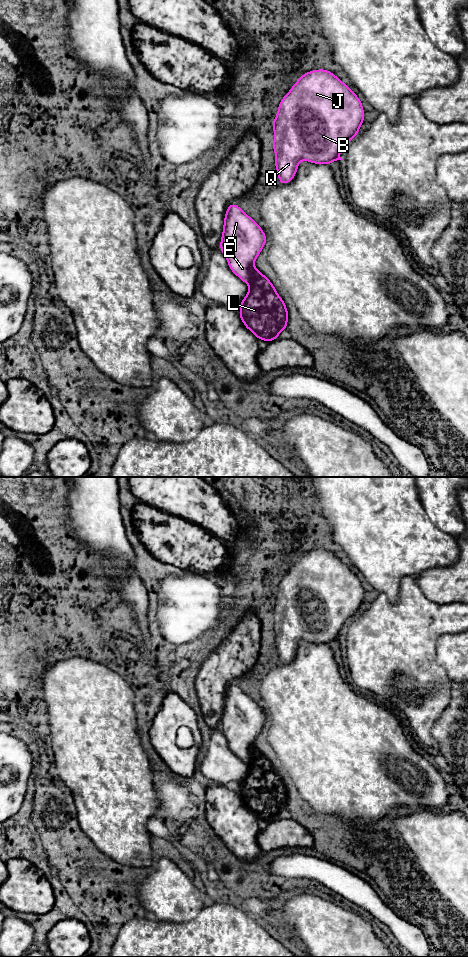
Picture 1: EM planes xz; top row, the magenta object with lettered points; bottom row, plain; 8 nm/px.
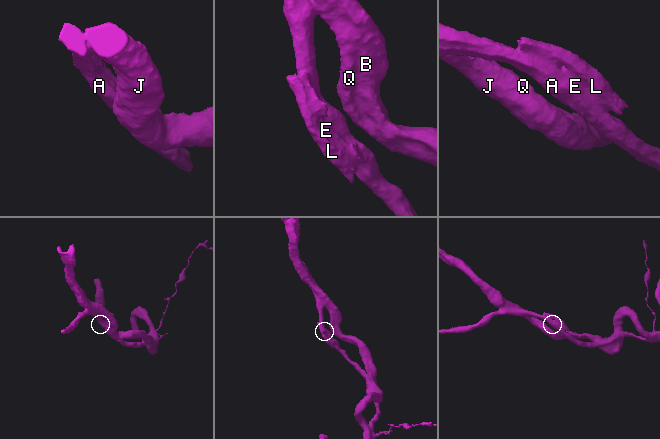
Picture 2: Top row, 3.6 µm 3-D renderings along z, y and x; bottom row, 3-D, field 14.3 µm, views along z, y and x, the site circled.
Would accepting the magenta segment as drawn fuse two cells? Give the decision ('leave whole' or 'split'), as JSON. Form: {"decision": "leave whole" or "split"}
{"decision": "split"}

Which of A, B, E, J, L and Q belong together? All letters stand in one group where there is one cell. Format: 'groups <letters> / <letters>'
groups A B E J Q / L

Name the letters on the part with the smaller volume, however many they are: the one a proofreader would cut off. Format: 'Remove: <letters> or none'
Remove: L

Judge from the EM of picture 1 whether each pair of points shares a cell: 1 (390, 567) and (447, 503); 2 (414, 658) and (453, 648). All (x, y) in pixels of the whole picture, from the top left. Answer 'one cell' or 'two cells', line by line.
1: two cells
2: two cells

